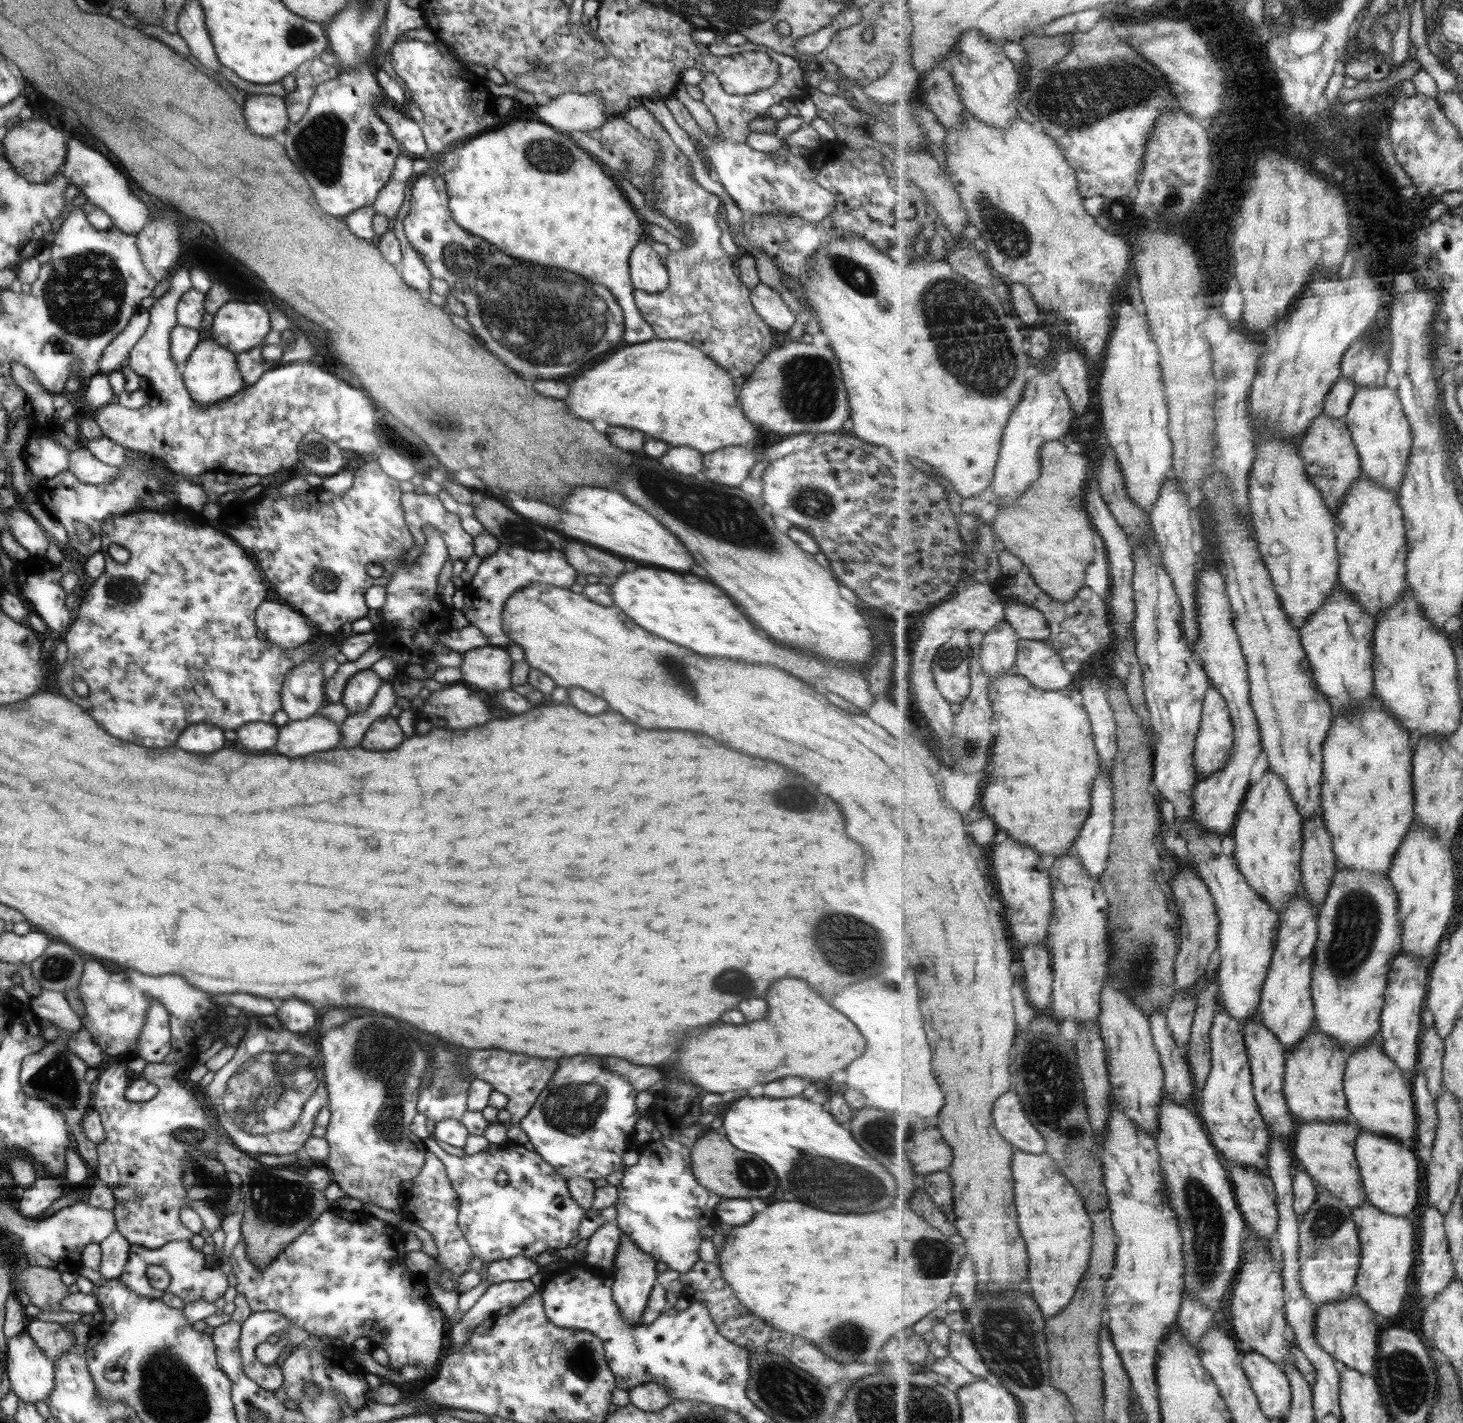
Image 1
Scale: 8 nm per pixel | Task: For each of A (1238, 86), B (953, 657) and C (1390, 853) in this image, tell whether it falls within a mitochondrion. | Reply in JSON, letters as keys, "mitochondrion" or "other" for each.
{"A":"other","B":"mitochondrion","C":"other"}

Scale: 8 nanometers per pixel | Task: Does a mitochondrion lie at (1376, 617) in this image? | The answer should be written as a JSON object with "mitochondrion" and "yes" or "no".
{"mitochondrion":"no"}

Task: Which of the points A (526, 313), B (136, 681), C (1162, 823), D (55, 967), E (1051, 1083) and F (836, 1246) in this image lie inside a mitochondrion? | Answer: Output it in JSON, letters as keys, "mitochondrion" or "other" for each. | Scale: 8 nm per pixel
{"A":"mitochondrion","B":"other","C":"other","D":"mitochondrion","E":"mitochondrion","F":"other"}

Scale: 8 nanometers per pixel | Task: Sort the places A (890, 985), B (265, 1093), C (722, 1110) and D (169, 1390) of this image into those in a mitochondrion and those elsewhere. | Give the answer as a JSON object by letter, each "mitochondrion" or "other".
{"A":"mitochondrion","B":"mitochondrion","C":"other","D":"mitochondrion"}

